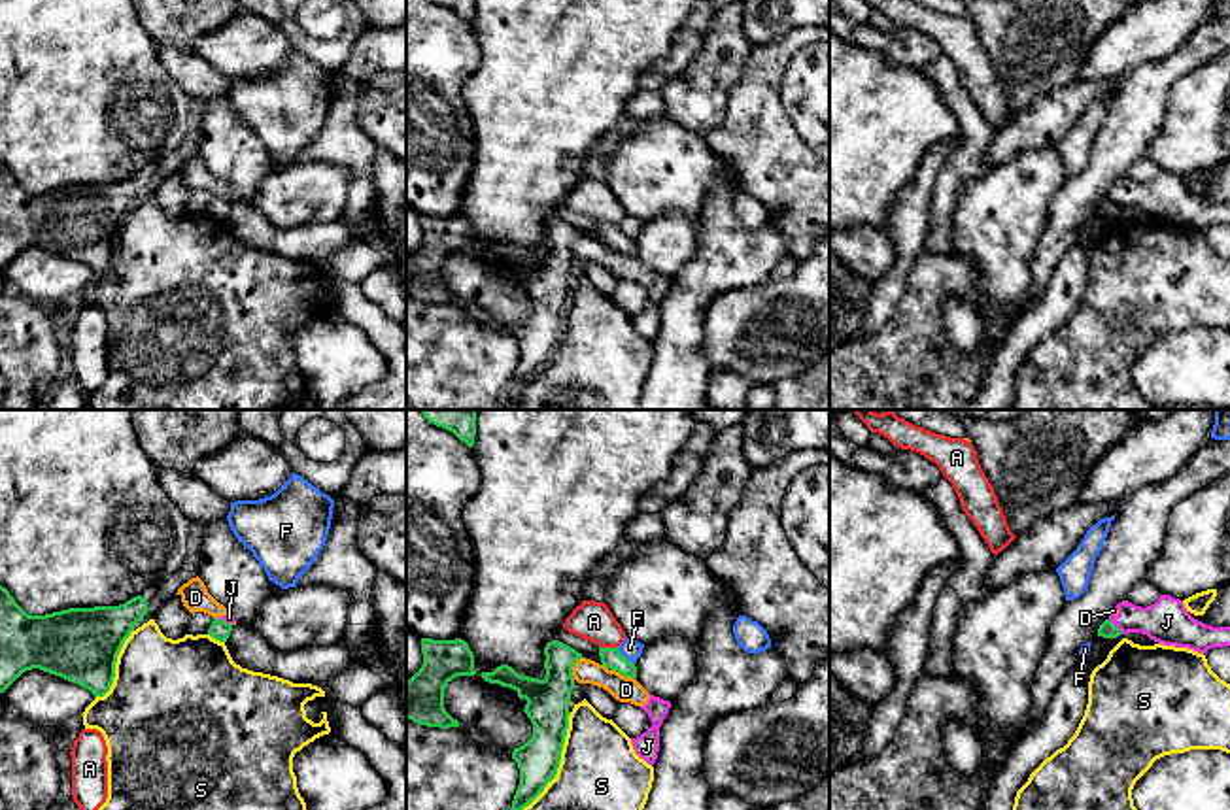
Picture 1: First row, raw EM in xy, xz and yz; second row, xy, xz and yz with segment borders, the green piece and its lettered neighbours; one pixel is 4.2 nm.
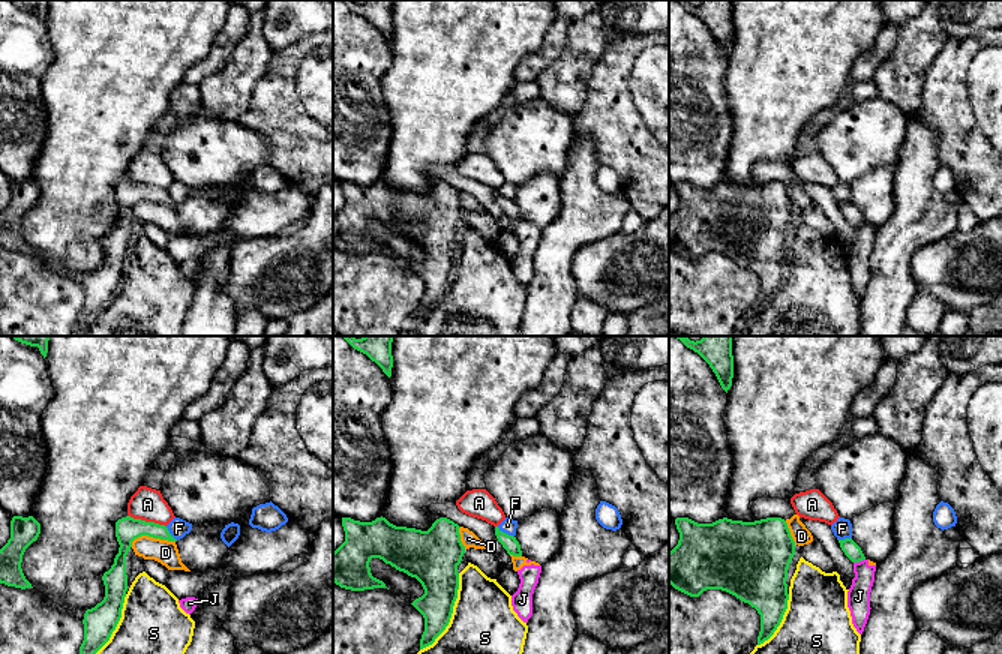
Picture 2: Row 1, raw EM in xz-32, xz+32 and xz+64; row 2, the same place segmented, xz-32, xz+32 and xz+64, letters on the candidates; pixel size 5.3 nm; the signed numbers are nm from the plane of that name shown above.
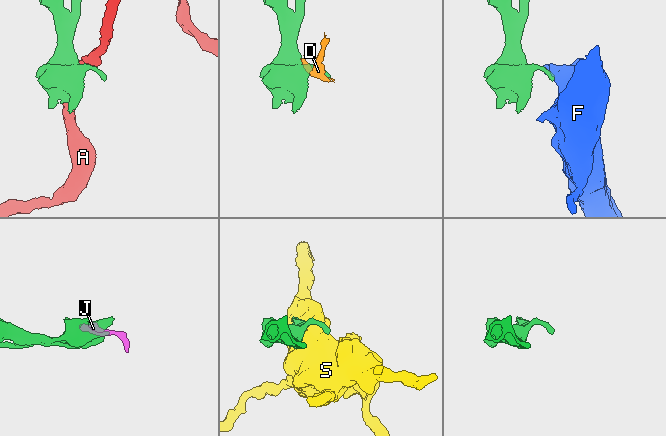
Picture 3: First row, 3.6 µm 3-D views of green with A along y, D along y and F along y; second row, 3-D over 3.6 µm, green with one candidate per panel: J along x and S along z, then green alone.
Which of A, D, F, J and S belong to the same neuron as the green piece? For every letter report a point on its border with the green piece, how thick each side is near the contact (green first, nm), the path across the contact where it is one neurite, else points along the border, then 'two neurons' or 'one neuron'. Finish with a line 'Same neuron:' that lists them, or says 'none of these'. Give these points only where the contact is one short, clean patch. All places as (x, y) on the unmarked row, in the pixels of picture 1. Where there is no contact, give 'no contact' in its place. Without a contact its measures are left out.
A: meets green in xz at (609, 225); 90 nm thick on the green side, 170 nm on the other; two neurons
D: meets green in xz at (573, 242); 180 nm thick on the green side, 110 nm on the other; two neurons
F: meets green in xz at (624, 235); 90 nm thick on the green side, 90 nm on the other; two neurons
J: meets green in yz at (1113, 202); 70 nm thick on the green side, 190 nm on the other; border along yz (1110, 195), (1123, 210); two neurons
S: meets green in xz at (558, 344); 180 nm thick on the green side, 440 nm on the other; two neurons
Same neuron: none of these

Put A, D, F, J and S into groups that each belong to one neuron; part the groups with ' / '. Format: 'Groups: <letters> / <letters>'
Groups: A / D J / F / S

